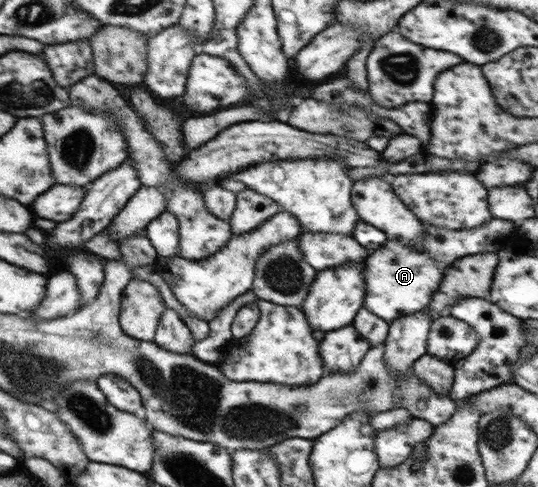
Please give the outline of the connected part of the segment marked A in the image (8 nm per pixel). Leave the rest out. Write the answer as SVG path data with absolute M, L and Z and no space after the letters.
M494 219L488 225L482 225L478 229L444 229L443 227L424 224L425 230L427 231L426 238L424 238L424 242L420 242L416 246L406 246L402 242L388 240L386 245L371 251L365 259L363 271L365 296L363 297L363 307L388 323L400 316L423 310L428 307L434 293L439 288L445 269L455 259L466 257L468 253L484 253L484 251L500 252L503 246L507 246L506 241L502 245L502 239L508 237L508 235L513 235L512 231L516 229L517 224L514 221L498 221L498 219Z

